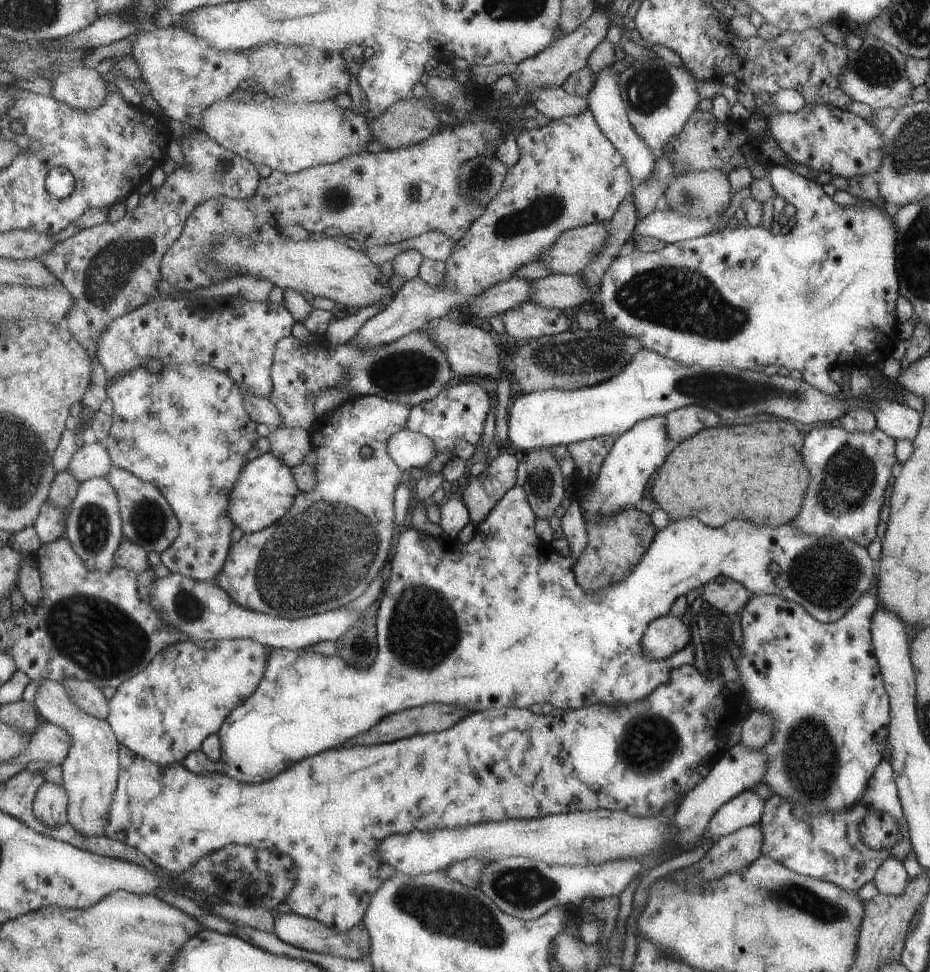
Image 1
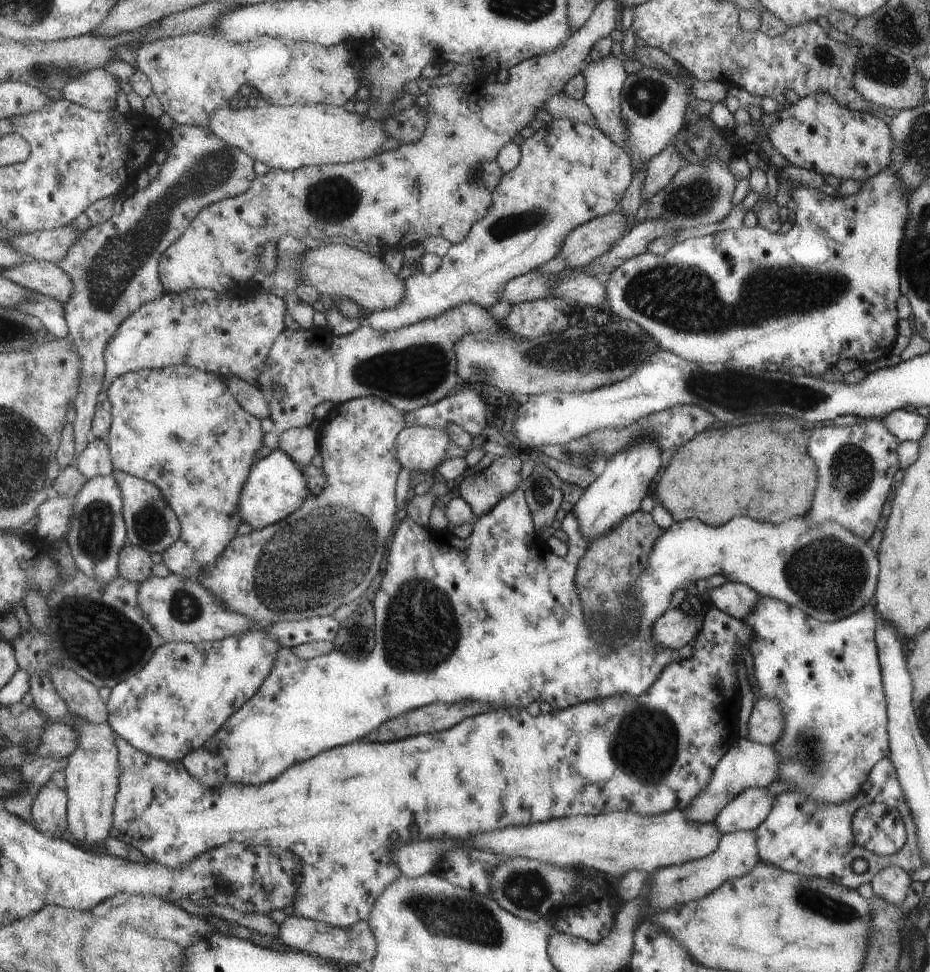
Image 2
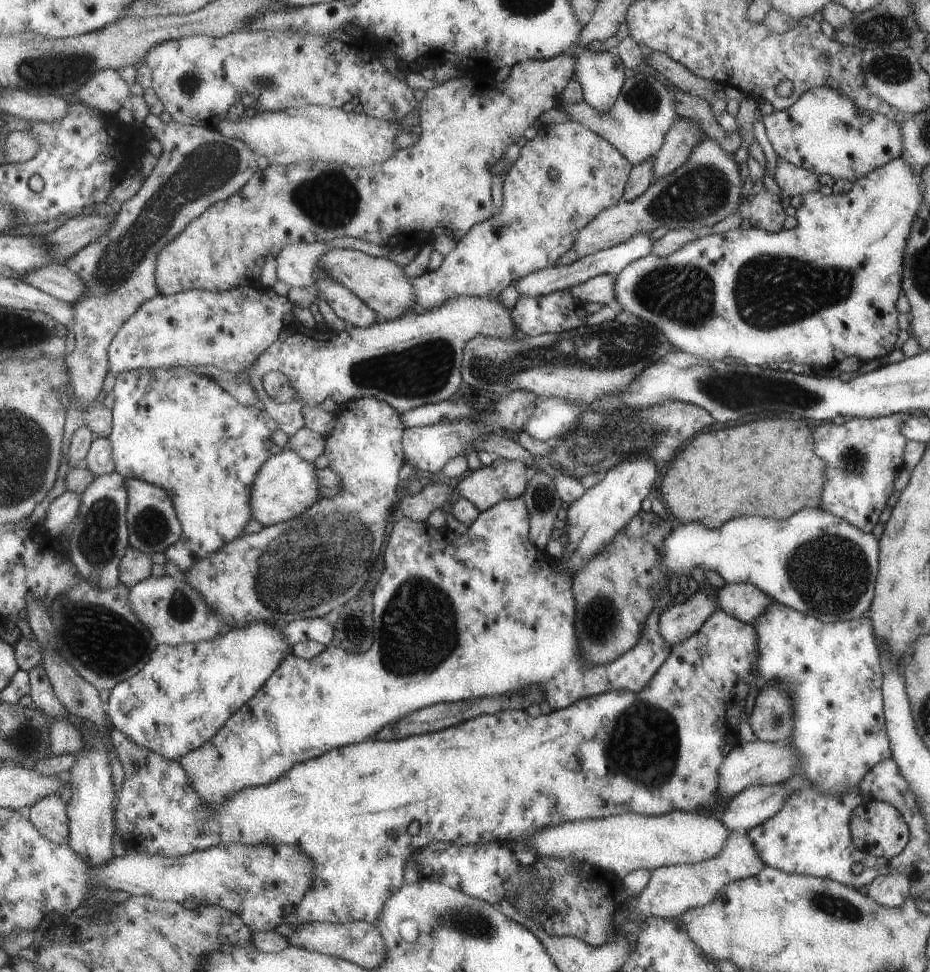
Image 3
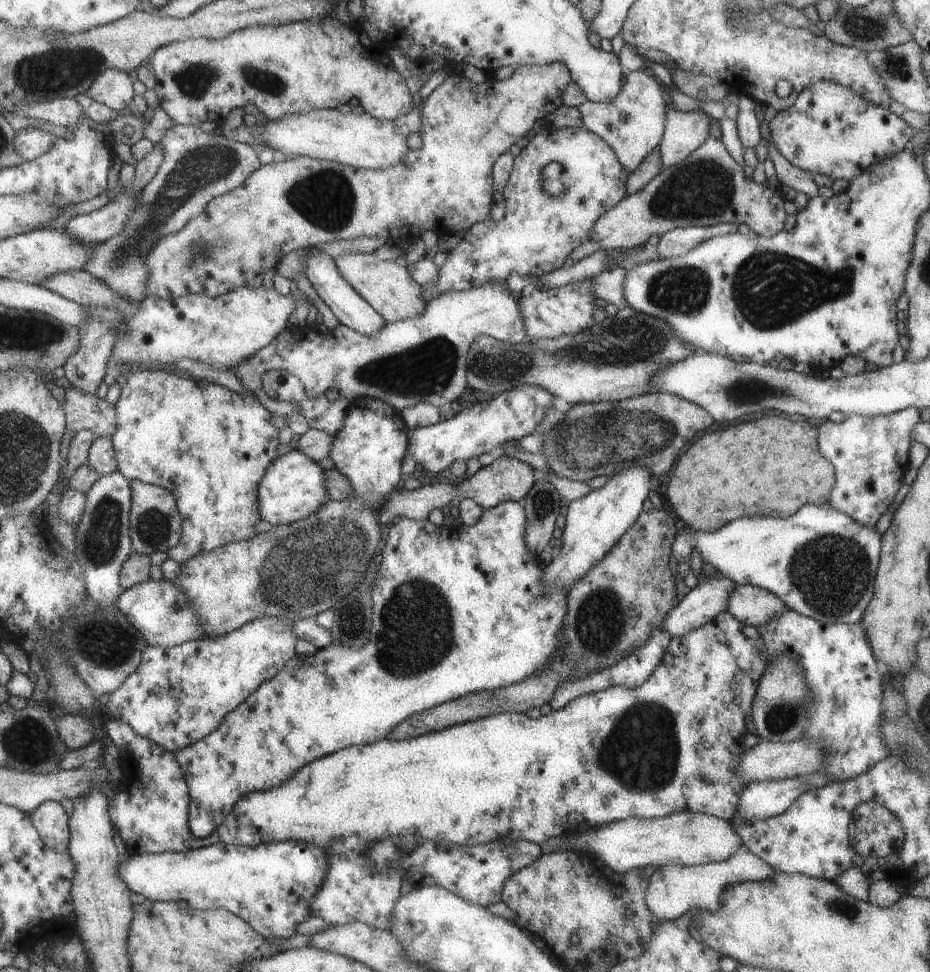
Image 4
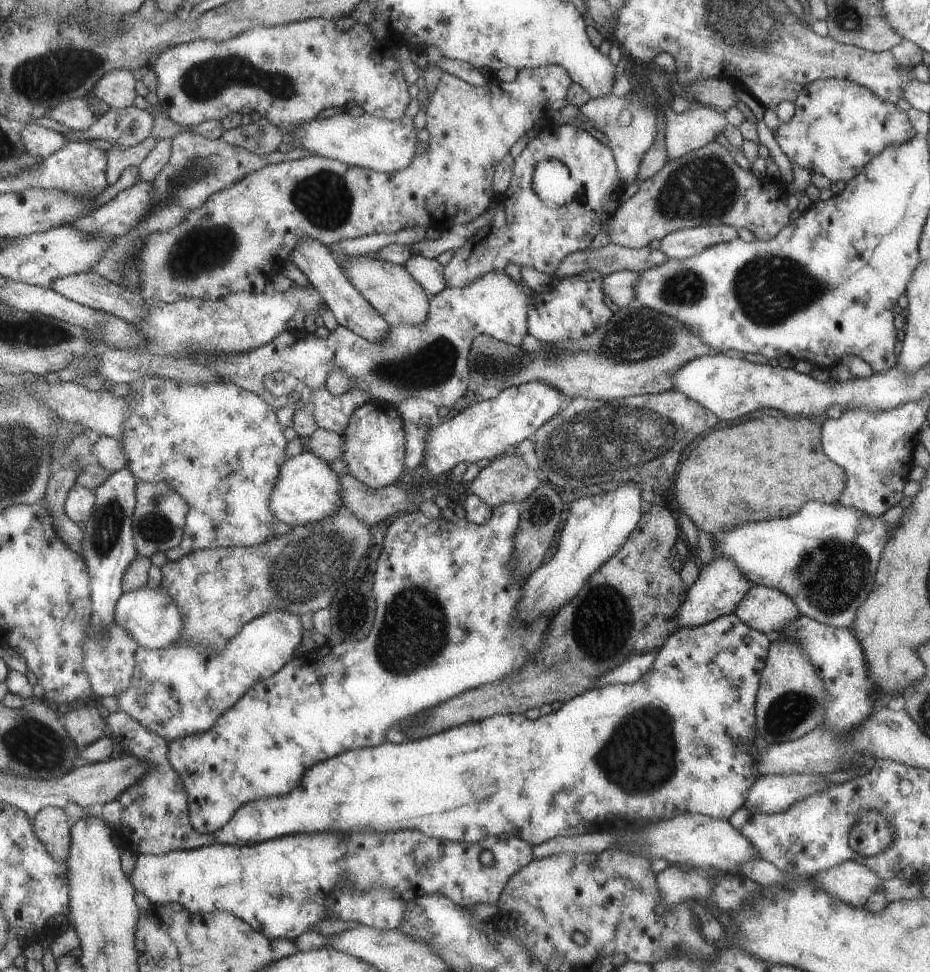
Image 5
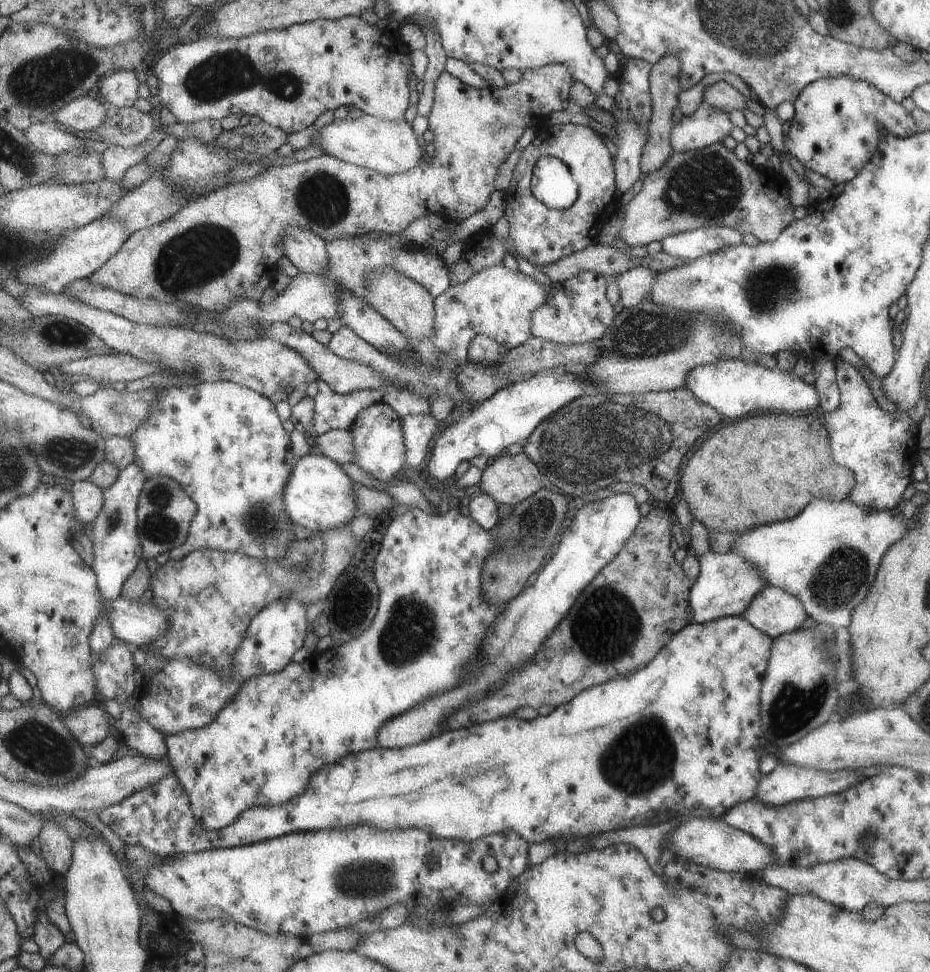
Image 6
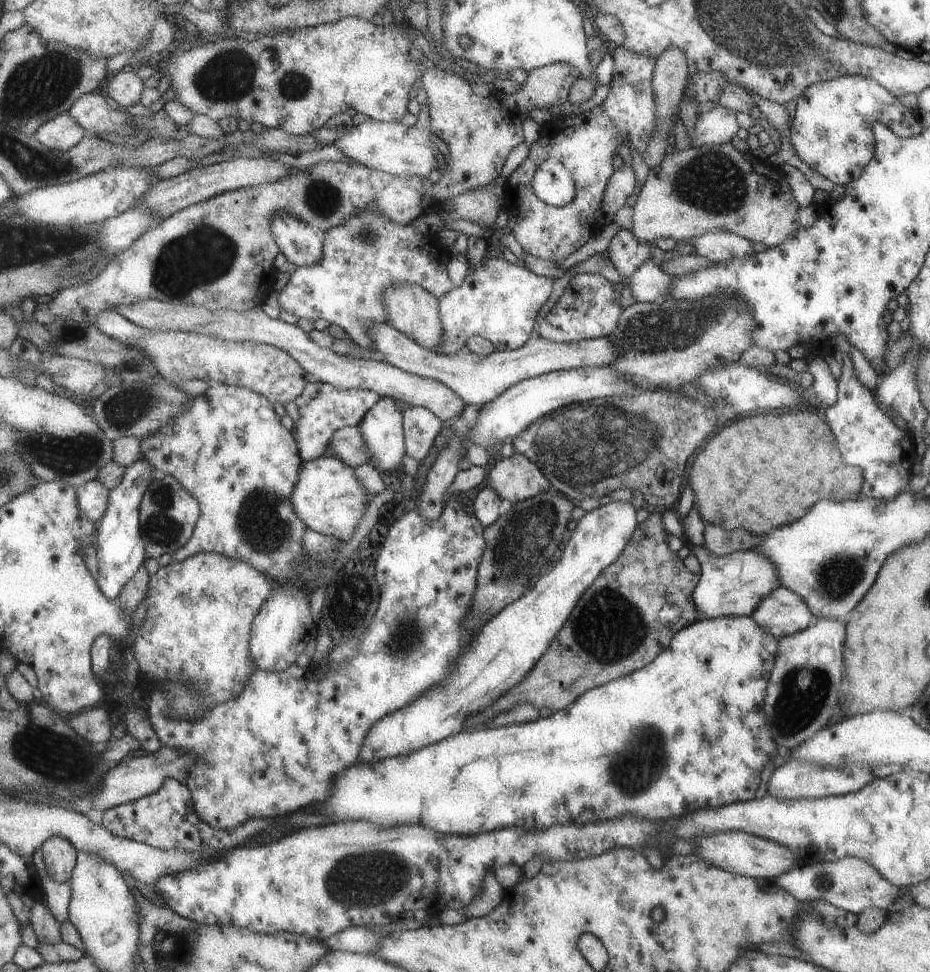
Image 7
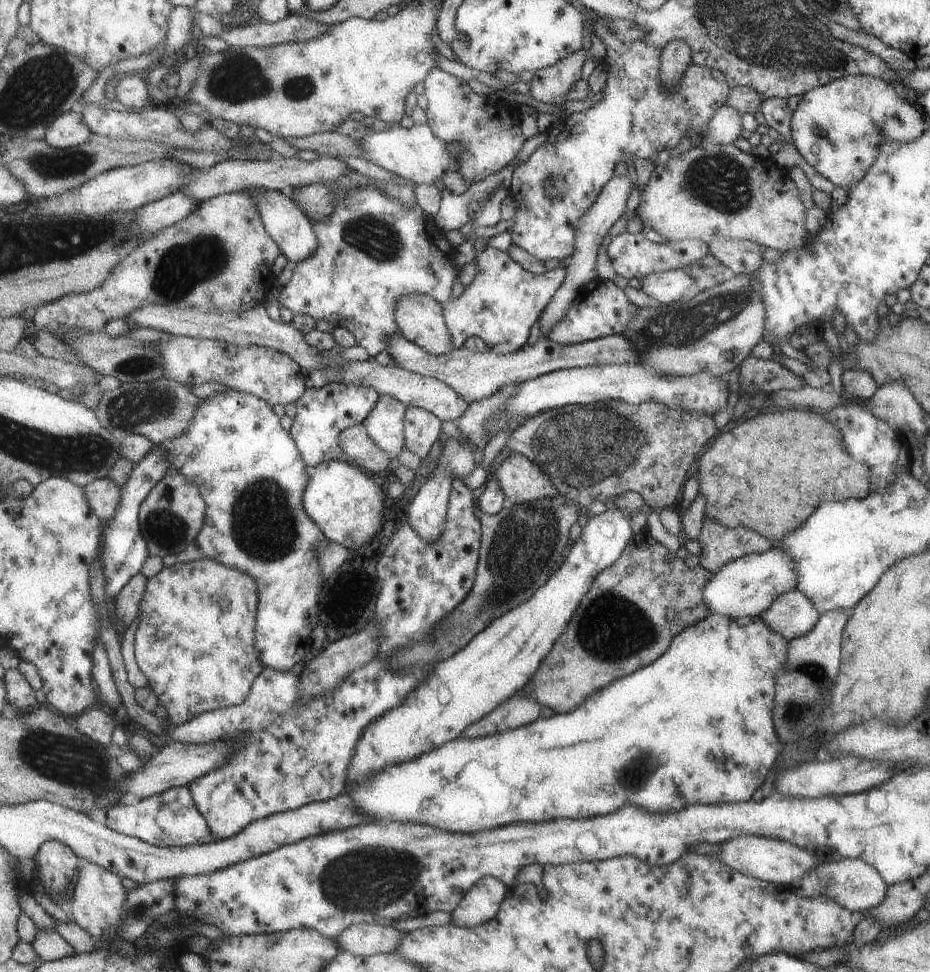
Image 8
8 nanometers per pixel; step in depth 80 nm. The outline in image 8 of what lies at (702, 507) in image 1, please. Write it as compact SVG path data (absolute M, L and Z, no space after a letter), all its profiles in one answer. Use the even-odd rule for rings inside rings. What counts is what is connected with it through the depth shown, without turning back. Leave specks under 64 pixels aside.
M783 409L781 412L763 412L759 411L755 416L745 420L745 422L736 423L734 428L729 432L721 431L716 439L708 447L705 452L698 458L698 465L696 466L695 474L699 474L700 484L699 491L706 496L706 505L704 506L705 516L714 519L724 527L734 527L743 525L754 530L756 533L763 535L765 538L775 541L780 541L785 534L791 533L799 526L805 524L805 520L809 518L809 512L813 510L813 506L817 506L819 502L825 500L837 500L839 502L847 501L849 499L862 499L870 493L870 470L869 467L861 461L856 461L850 457L850 454L841 448L841 430L837 428L831 421L823 420L823 416L819 413L805 411L804 409Z

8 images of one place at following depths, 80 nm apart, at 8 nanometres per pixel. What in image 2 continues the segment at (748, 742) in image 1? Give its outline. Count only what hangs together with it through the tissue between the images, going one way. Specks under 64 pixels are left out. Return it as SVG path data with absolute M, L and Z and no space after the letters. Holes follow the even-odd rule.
M760 697L753 703L747 720L747 740L773 746L783 730L784 716L775 699Z

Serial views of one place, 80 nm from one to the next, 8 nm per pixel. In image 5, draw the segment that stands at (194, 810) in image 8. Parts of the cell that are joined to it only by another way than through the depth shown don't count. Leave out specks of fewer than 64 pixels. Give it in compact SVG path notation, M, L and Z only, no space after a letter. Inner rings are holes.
M733 613L715 618L712 622L703 626L678 628L668 638L668 641L660 647L652 668L639 681L631 682L631 684L607 684L607 686L601 686L601 688L594 687L571 697L568 701L561 703L557 710L552 710L545 716L539 715L536 719L528 719L521 714L493 715L477 722L460 724L432 736L421 737L406 743L391 744L387 741L376 747L349 749L336 757L317 763L309 769L305 776L301 778L300 785L296 786L288 795L259 799L244 804L236 812L232 821L224 826L223 830L208 835L200 833L193 826L190 806L188 805L188 790L181 775L170 761L169 742L153 731L148 731L146 726L143 726L130 714L119 710L119 712L111 713L106 718L110 734L119 748L119 752L137 757L138 761L147 763L150 770L145 778L141 779L136 785L128 788L114 801L103 805L102 815L113 828L116 837L121 841L121 845L128 845L129 842L135 843L137 852L146 855L162 855L171 851L193 850L217 843L237 846L256 845L260 842L294 834L334 832L348 835L349 833L363 831L388 833L391 831L416 830L439 840L470 845L495 835L513 835L530 845L538 845L554 836L606 832L611 829L622 830L627 826L647 826L651 822L667 820L667 818L673 818L677 814L698 813L710 818L732 820L737 813L742 811L742 806L748 799L748 791L757 778L757 768L753 766L753 760L749 760L747 750L743 750L745 748L743 740L755 738L755 698L770 642L770 636L752 629L748 624L741 623L740 619Z

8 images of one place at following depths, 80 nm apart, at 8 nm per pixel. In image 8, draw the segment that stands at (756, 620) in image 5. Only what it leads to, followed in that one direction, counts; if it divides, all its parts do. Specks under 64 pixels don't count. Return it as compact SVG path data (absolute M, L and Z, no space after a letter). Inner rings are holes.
M801 591L781 593L759 618L785 640L801 637L819 620L820 614Z

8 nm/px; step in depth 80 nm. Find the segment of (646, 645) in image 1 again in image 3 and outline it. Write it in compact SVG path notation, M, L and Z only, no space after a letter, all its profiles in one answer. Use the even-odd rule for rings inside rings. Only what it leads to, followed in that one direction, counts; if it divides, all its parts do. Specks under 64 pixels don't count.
M700 586L683 603L669 605L659 616L661 638L672 647L691 637L712 612L719 608L716 594L717 589Z

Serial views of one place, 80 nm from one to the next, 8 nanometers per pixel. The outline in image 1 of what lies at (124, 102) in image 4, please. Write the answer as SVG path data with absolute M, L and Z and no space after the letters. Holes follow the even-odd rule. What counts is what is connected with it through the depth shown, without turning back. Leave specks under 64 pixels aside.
M77 67L59 73L52 81L53 98L70 104L74 109L98 109L111 92L109 84L95 68Z

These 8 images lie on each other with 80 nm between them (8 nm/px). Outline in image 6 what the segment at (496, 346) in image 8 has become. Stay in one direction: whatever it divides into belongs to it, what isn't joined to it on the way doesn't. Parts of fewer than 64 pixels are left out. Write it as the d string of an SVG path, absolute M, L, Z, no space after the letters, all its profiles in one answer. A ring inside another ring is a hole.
M503 264L489 266L473 274L467 282L451 286L436 299L436 318L433 336L416 338L408 336L409 348L399 358L393 358L375 346L369 345L351 328L342 326L327 346L333 354L351 362L371 366L387 380L397 382L401 389L419 392L430 398L459 399L457 368L468 360L469 342L477 335L486 335L494 342L513 349L531 335L533 310L541 306L547 294L541 284L531 280L519 270L509 270Z

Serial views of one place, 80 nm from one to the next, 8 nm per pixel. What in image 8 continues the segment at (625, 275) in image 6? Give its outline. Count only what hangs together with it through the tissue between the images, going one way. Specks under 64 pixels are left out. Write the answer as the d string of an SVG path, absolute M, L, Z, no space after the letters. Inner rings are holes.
M669 269L663 273L649 273L639 281L640 289L659 305L679 301L694 284L685 269Z

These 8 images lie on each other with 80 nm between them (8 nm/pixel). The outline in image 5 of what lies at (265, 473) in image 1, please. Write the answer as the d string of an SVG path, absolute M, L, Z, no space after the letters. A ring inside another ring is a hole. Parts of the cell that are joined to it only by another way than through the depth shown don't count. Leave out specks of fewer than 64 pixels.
M309 451L285 460L285 465L281 466L281 474L277 476L277 482L273 486L269 502L269 508L275 514L276 520L291 527L306 526L332 516L341 506L344 506L344 502L341 498L340 474L329 466L329 462L317 458Z

